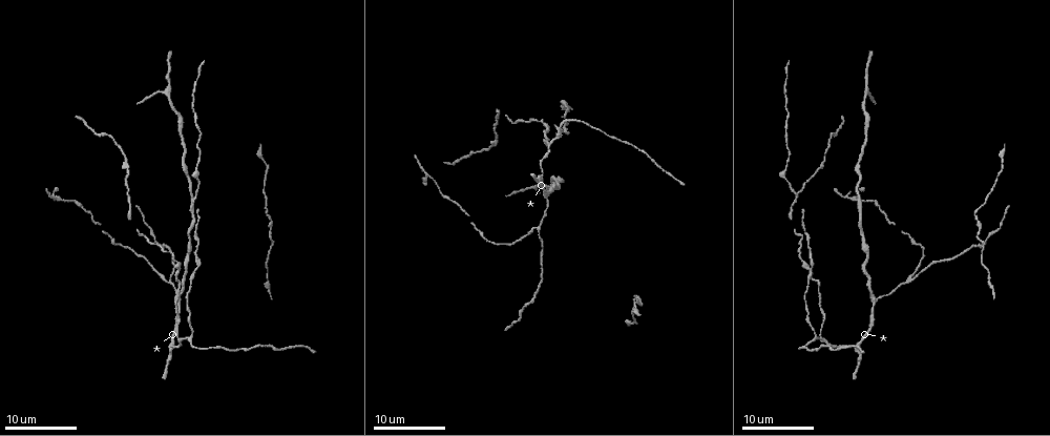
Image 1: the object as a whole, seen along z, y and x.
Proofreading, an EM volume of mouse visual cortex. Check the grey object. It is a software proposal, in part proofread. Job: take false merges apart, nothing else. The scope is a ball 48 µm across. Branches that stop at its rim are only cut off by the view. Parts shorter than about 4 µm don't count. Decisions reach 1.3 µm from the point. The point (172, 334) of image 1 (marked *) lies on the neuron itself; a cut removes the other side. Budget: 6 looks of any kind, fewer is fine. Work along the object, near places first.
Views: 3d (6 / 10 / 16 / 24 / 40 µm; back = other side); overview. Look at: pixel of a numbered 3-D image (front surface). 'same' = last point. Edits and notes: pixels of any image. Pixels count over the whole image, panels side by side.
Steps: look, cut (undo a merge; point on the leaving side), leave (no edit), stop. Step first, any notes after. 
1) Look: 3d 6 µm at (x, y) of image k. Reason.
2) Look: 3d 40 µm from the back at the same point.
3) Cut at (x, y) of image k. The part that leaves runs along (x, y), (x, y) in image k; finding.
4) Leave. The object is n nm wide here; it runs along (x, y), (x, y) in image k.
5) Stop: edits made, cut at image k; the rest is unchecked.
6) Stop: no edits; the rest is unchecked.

Look: 3d 16 µm at (190, 338) of image 1. Three-way junction.

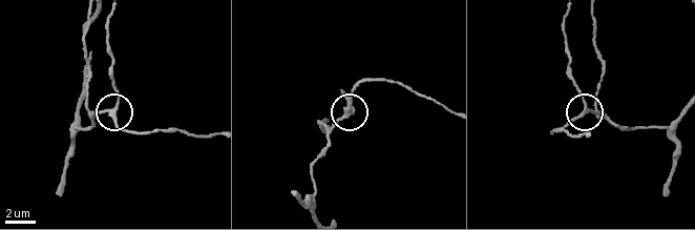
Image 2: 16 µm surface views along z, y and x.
Look: 3d 6 µm at (349, 109) of image 2.

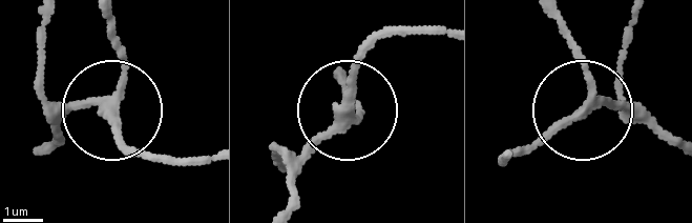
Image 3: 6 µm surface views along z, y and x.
Leave. One neuron here.

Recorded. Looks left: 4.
Look: 3d 10 µm at (543, 174) of image 1. Arms part here.

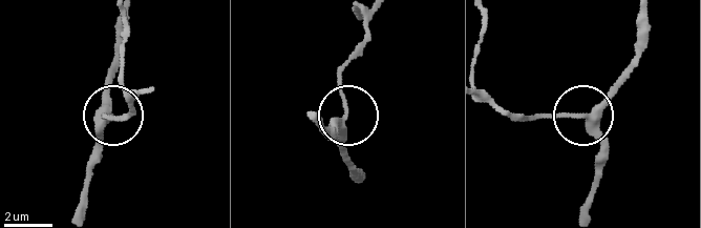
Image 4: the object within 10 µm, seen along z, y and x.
Leave. 3 arms meet here; continuous, no second neuron.

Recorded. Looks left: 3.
Look: 3d 16 µm at (872, 299) of image 1. Three arms meet.

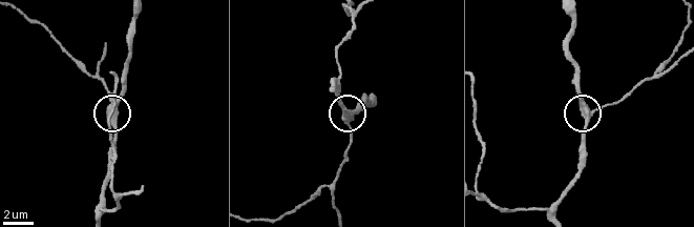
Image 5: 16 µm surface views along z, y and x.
Look: 3d 16 µm from the back at (585, 112) of image 5.

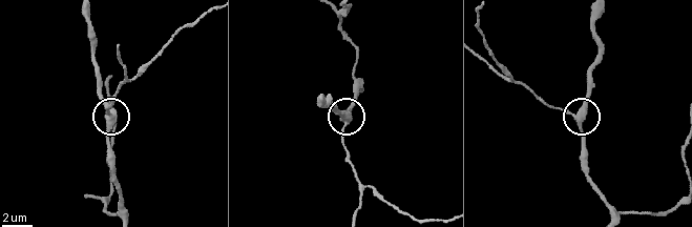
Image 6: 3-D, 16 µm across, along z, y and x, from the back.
Leave. The side arm is 39 µm long; it runs along (598, 187), (588, 169), (581, 124), (583, 105), (594, 87) in image 6; one neuron here.

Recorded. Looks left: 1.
Stop: no edits; the rest is unchecked.

